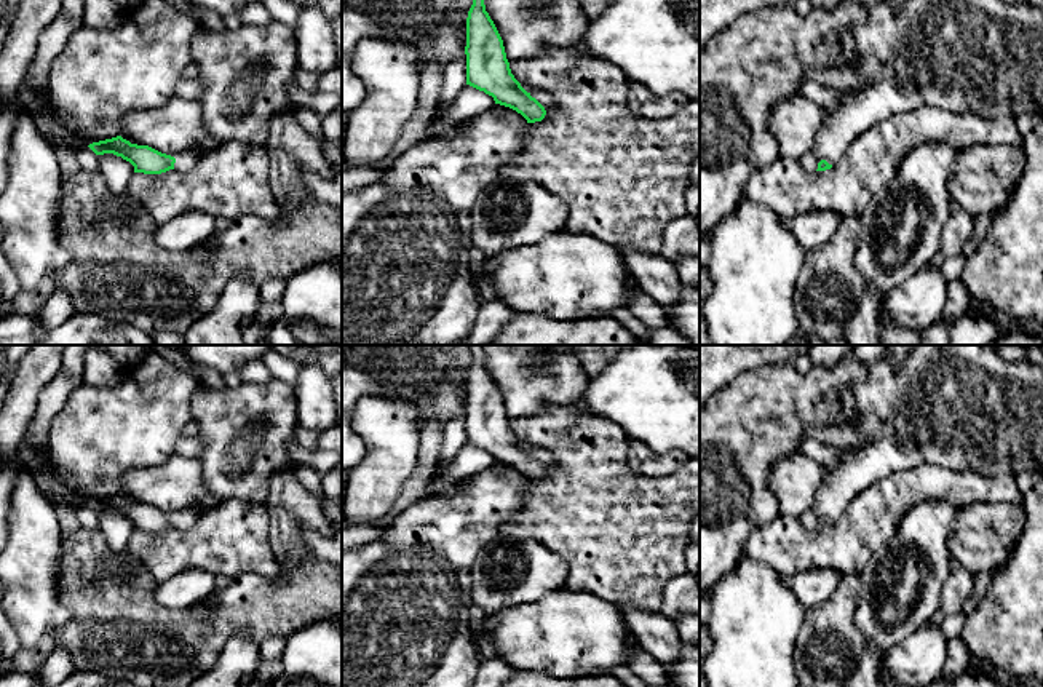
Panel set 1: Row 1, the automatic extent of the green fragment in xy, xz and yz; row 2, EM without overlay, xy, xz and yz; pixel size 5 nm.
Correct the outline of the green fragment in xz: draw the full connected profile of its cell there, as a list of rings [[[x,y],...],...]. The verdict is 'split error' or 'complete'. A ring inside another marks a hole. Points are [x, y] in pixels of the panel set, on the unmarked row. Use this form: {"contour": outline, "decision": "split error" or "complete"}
{"contour": [[[470,345],[473,363],[466,375],[466,443],[492,454],[495,462],[521,471],[527,481],[541,479],[556,470],[556,460],[545,449],[527,451],[514,436],[503,398],[486,369],[484,347]]], "decision": "split error"}

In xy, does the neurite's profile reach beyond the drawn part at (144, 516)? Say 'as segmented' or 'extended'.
extended

